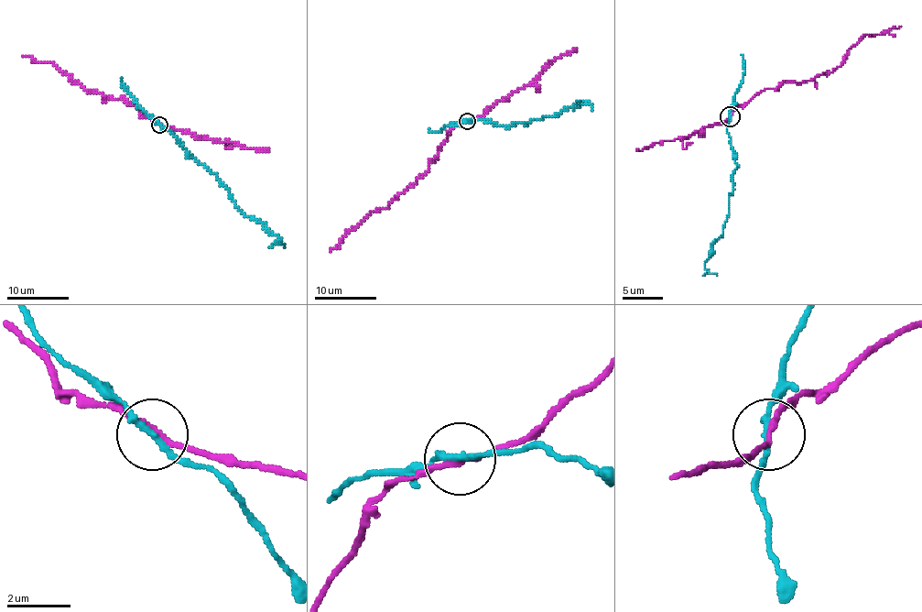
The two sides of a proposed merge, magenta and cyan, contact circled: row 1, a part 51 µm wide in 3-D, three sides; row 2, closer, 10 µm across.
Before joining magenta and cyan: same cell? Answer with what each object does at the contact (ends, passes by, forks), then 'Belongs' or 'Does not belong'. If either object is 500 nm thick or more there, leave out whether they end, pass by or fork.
At the ring magenta passes by. At the ring cyan passes by. Does not belong

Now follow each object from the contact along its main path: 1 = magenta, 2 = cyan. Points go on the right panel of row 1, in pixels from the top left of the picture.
1: (731, 114), (766, 89), (829, 74), (865, 34), (883, 34), (901, 27)
2: (731, 116), (727, 128), (736, 165), (731, 177), (732, 191), (722, 234), (712, 245), (702, 275)

